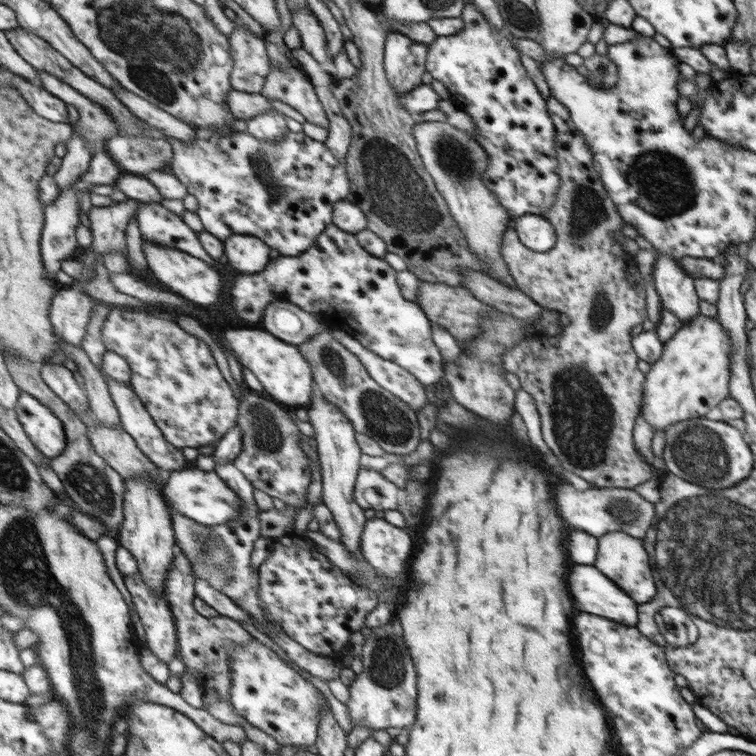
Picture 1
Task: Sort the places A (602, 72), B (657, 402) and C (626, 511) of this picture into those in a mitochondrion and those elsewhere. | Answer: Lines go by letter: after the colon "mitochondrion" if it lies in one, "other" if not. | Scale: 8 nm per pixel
A: mitochondrion
B: other
C: mitochondrion

